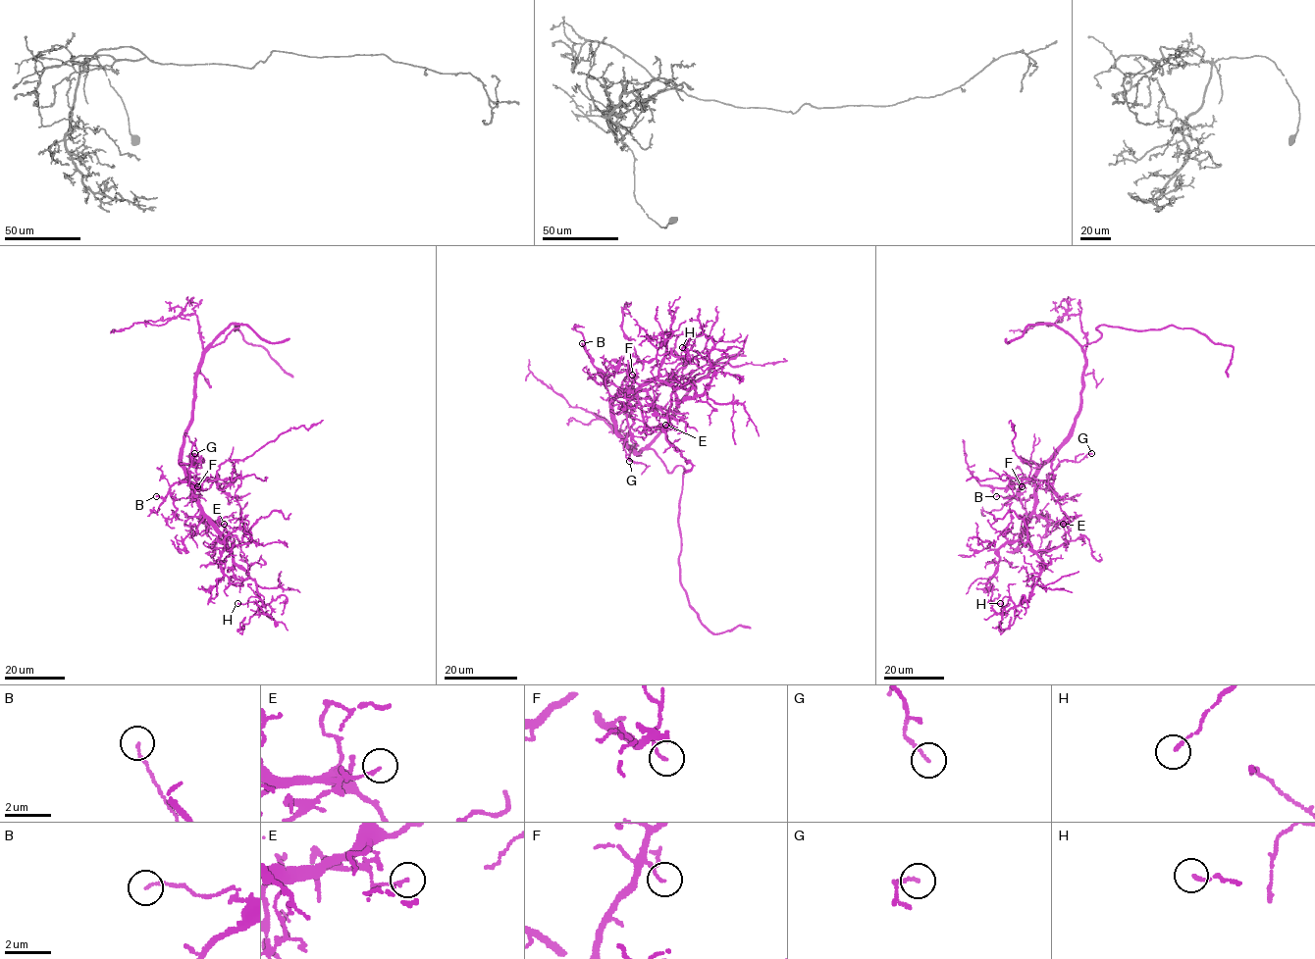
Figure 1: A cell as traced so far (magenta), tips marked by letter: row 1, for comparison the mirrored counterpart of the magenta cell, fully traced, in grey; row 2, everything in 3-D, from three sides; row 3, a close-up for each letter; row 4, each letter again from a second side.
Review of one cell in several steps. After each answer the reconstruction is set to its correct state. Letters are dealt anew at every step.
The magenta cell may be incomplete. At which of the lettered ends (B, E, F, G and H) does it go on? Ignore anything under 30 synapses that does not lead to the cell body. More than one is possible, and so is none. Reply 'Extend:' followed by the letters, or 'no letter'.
Extend: no letter

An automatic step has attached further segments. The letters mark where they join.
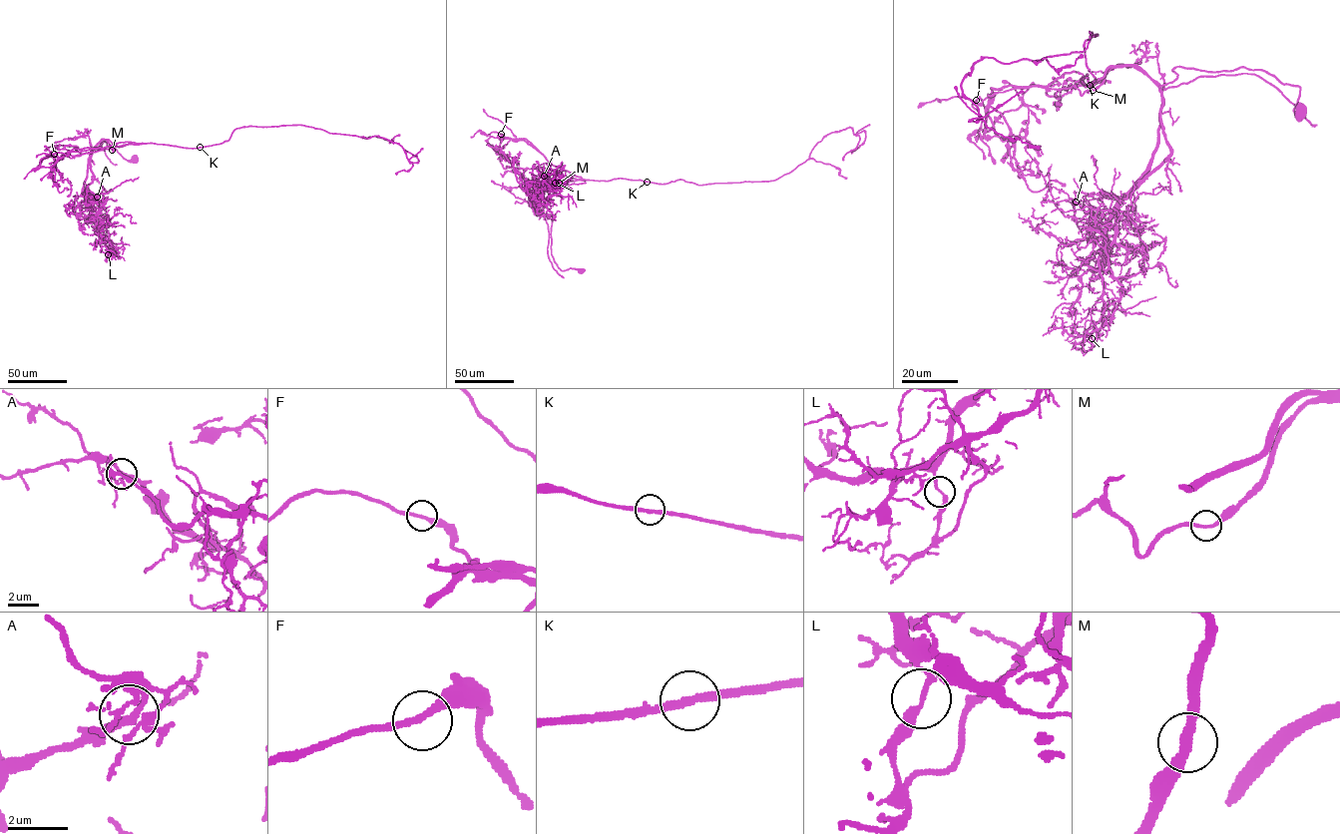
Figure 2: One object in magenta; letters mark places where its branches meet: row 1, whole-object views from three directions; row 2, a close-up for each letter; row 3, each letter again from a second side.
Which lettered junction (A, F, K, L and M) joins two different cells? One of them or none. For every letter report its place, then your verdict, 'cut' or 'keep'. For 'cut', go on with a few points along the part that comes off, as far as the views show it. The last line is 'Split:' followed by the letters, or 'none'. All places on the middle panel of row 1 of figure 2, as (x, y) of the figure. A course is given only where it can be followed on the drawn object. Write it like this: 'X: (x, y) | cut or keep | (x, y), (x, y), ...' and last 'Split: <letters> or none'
A: (544, 176) | keep
F: (501, 134) | keep
K: (647, 182) | keep
L: (555, 183) | cut | (555, 183), (531, 196), (541, 215), (537, 211), (561, 176), (525, 139), (490, 136), (486, 141), (506, 166)
M: (559, 183) | keep
Split: L

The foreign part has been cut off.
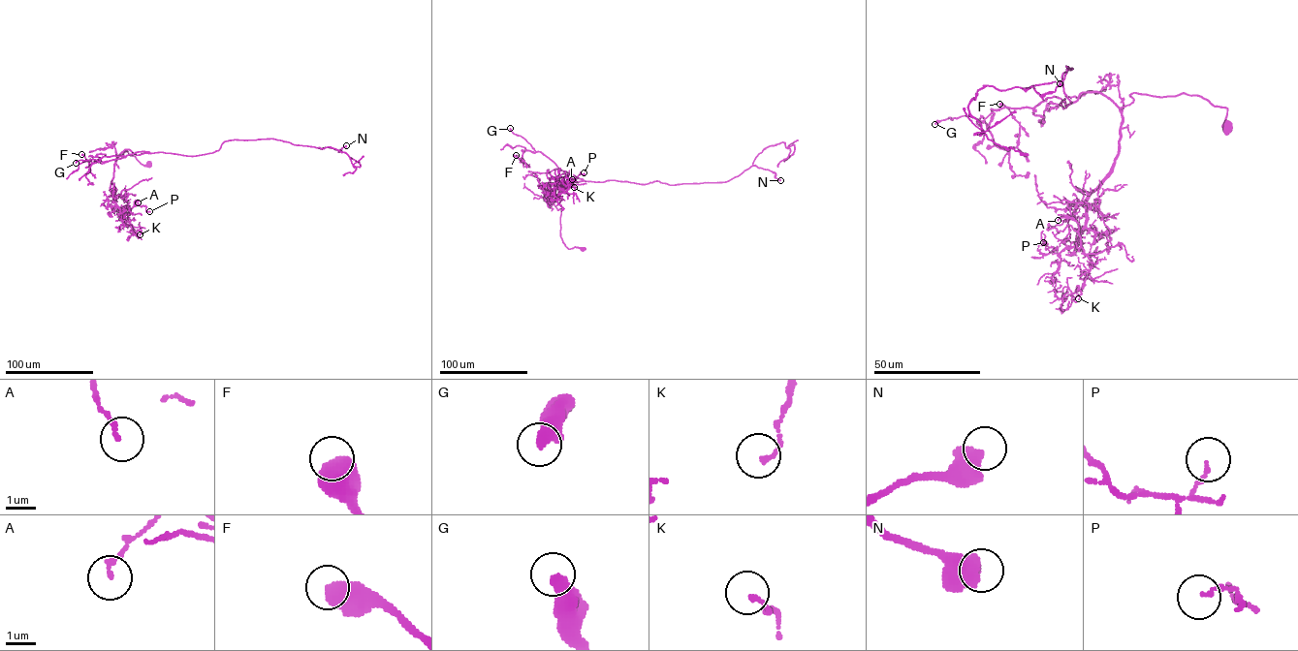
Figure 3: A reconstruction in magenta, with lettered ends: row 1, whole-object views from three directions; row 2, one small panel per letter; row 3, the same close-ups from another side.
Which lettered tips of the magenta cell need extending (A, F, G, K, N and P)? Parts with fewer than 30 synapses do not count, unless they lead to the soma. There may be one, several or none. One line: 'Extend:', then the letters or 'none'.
Extend: none

